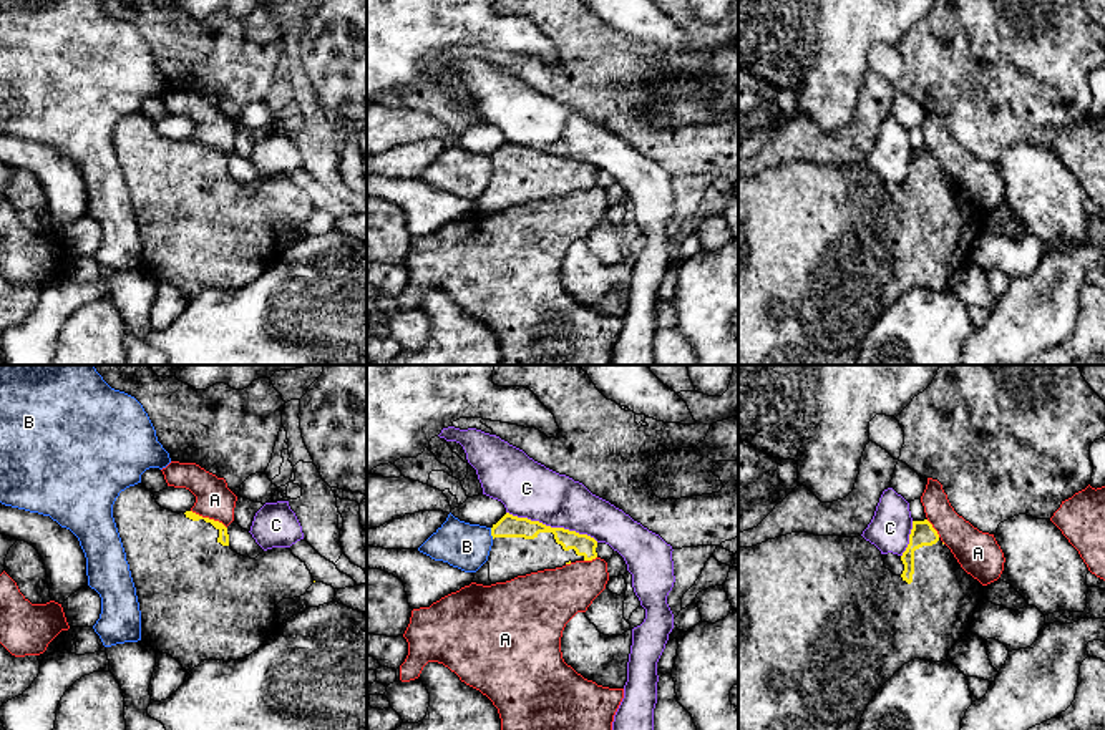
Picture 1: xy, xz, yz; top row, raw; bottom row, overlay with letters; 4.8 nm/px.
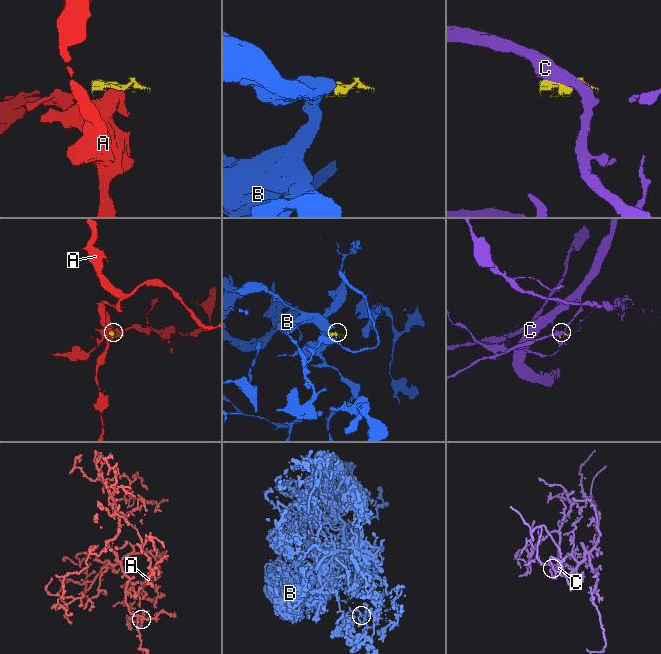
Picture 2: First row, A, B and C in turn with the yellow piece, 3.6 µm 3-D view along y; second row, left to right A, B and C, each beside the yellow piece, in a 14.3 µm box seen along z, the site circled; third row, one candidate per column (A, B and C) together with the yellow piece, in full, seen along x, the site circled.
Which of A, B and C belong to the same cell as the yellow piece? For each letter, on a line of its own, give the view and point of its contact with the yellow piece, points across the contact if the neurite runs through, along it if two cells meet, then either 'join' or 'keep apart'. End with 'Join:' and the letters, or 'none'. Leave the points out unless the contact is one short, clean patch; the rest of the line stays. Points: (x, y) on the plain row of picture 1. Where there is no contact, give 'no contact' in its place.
A: meets yellow in xy at (208, 146); border along xy (191, 138), (218, 148), (226, 156); keep apart
B: meets yellow in xz at (491, 161); border along xz (490, 156), (493, 166); keep apart
C: meets yellow in xz at (553, 156); keep apart
Join: none

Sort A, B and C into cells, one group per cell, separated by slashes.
A / B / C

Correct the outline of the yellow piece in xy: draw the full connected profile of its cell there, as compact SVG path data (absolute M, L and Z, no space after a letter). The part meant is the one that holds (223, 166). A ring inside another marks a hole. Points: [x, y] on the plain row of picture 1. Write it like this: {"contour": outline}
{"contour": "M141 111L119 121L113 146L136 216L141 269L176 287L187 302L204 289L231 290L256 280L279 254L275 234L314 212L305 191L289 176L244 186L231 178L222 151L164 138Z"}

